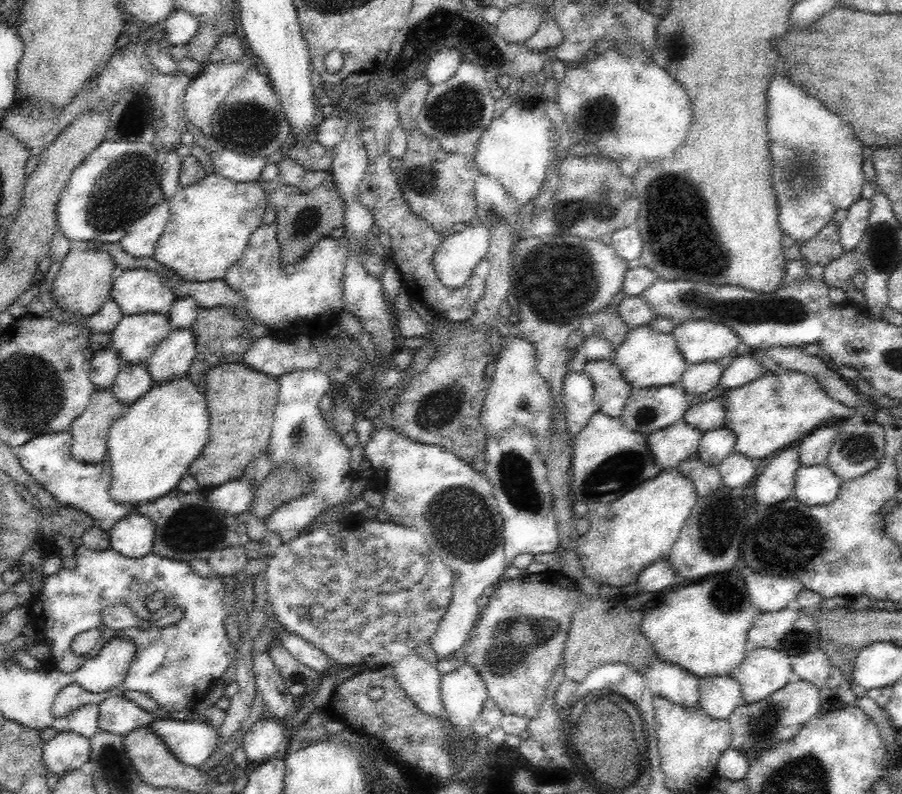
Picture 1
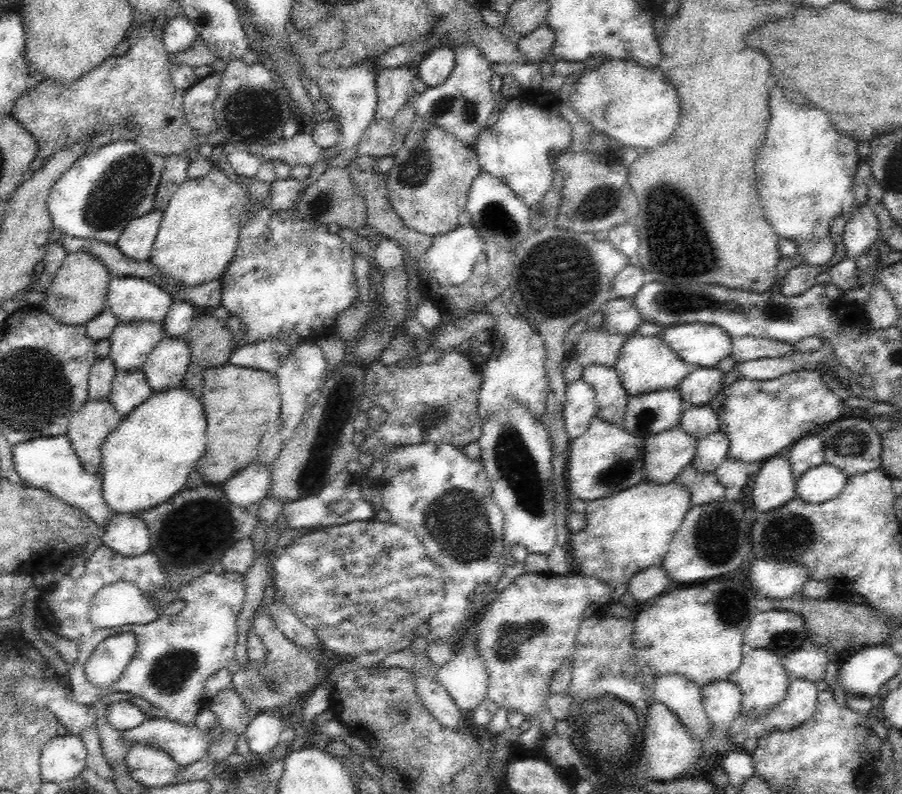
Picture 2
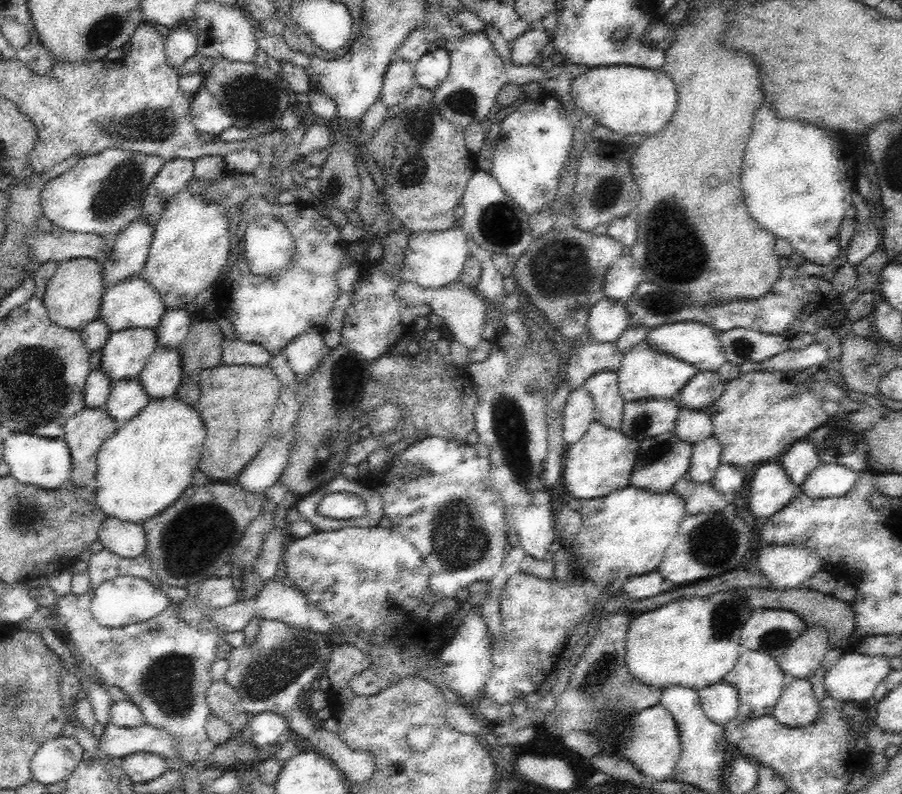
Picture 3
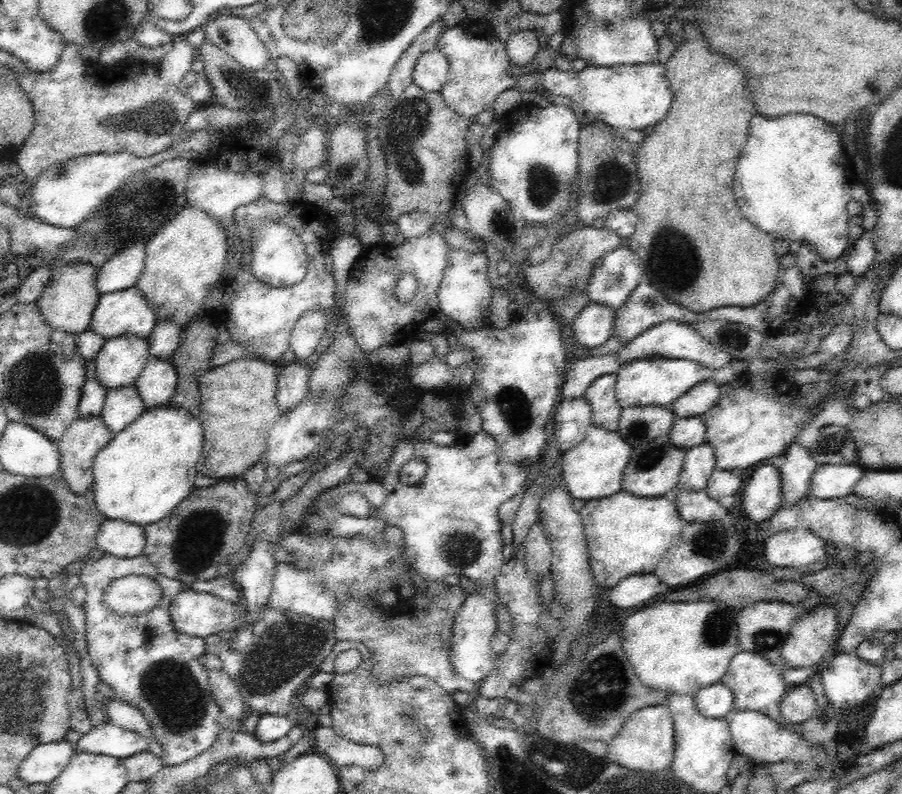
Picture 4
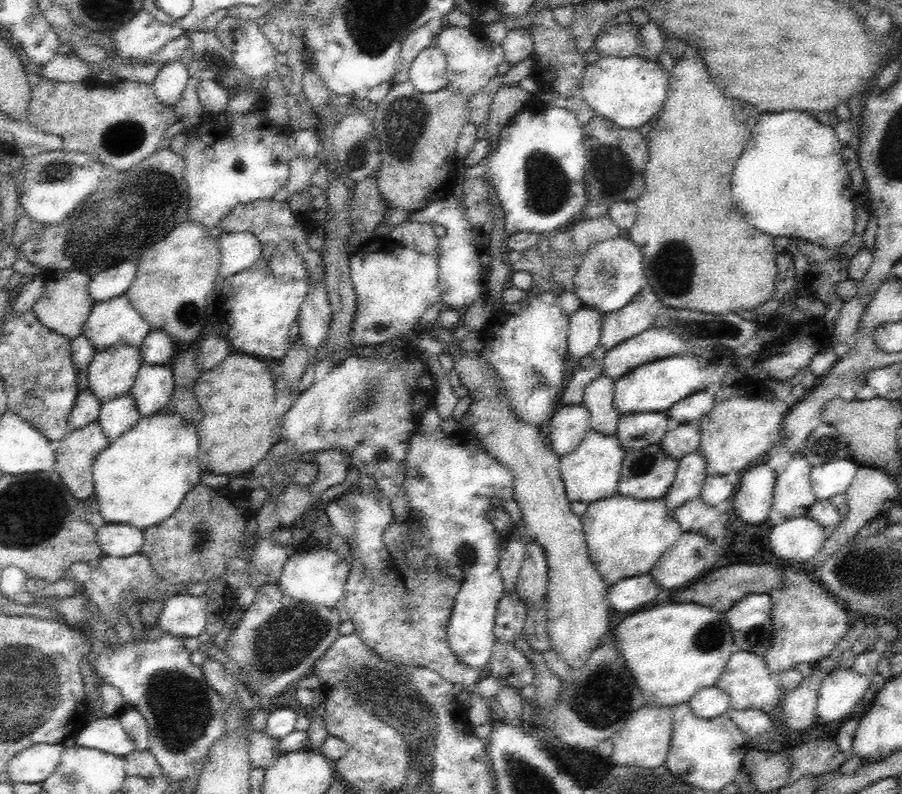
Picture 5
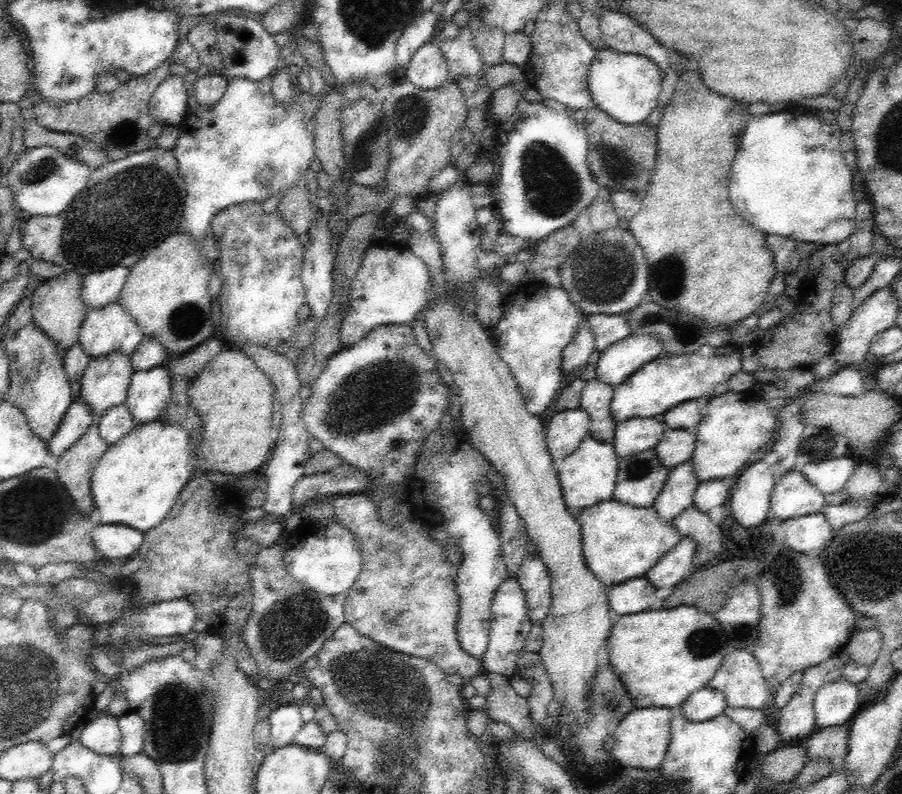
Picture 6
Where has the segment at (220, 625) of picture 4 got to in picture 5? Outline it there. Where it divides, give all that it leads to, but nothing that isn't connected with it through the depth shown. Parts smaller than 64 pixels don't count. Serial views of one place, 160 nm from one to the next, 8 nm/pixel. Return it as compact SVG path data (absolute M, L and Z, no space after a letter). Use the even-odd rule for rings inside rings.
M176 592L167 598L158 617L158 627L181 638L197 636L205 630L206 622L213 615L206 610L207 598L199 595L191 595L188 592Z

